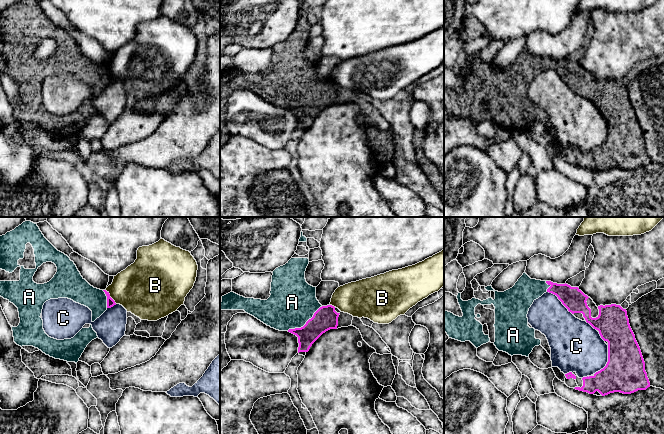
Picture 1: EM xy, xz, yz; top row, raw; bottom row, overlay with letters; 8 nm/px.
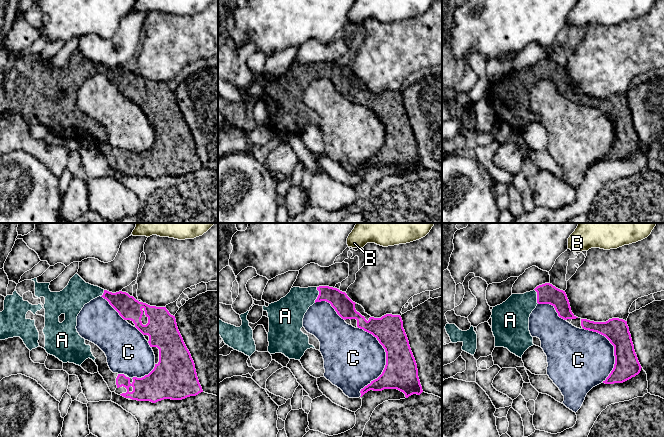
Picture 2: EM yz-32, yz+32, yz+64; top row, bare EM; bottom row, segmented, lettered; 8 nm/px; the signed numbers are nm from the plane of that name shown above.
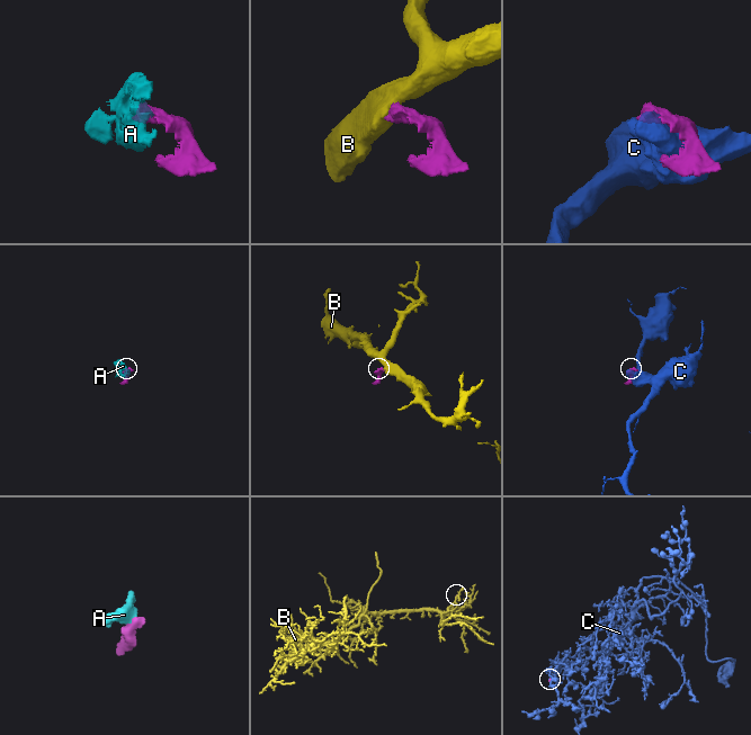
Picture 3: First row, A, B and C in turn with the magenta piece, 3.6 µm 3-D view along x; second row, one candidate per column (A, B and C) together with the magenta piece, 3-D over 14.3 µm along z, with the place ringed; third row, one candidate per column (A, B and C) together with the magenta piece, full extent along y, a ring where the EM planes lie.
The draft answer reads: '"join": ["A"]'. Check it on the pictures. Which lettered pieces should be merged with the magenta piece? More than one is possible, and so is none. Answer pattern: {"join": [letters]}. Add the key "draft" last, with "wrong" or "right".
{"join": ["A"], "draft": "right"}

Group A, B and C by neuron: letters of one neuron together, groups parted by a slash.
A / B / C

